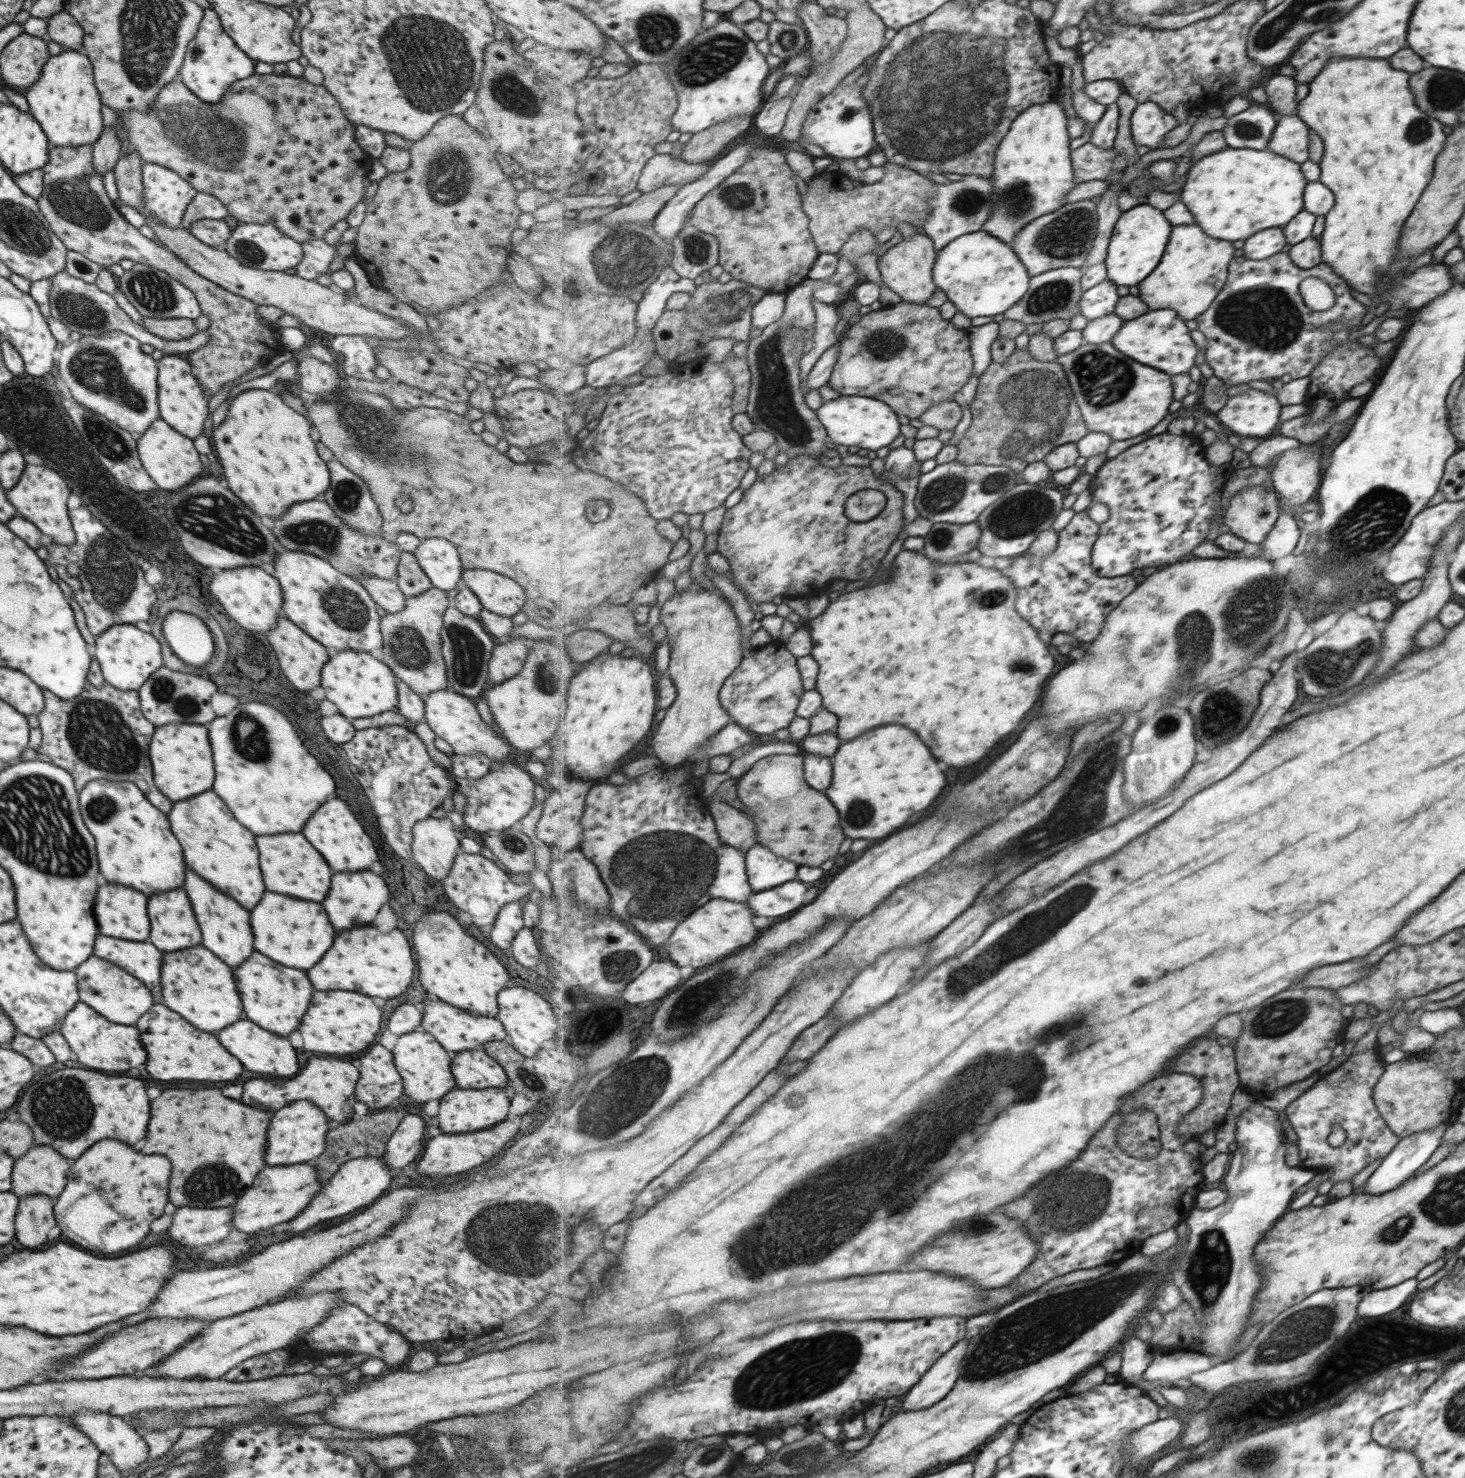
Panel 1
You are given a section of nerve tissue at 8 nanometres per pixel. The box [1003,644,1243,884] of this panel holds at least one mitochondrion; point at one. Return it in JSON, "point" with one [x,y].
{"point":[1167,723]}

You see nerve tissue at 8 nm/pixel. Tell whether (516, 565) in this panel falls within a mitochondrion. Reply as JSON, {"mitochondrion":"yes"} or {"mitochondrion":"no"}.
{"mitochondrion":"no"}

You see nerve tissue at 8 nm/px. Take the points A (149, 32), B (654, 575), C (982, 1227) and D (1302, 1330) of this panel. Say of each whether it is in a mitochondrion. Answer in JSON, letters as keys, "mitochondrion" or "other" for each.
{"A":"mitochondrion","B":"other","C":"mitochondrion","D":"mitochondrion"}

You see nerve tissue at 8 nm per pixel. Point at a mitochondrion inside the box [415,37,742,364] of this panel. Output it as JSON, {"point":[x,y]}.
{"point":[445,178]}

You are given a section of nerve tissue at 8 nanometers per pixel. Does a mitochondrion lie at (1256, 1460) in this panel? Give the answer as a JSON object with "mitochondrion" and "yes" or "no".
{"mitochondrion":"yes"}

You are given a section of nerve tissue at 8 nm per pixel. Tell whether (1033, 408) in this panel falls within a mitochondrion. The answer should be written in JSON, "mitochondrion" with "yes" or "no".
{"mitochondrion":"yes"}

